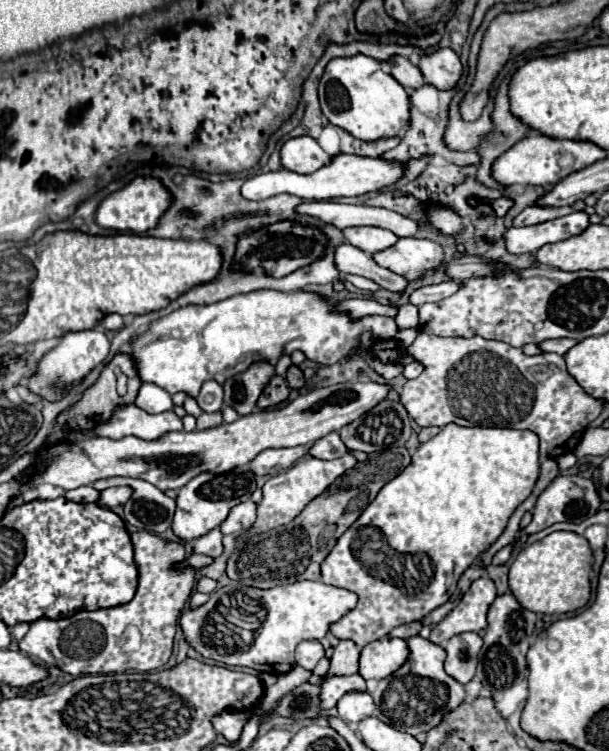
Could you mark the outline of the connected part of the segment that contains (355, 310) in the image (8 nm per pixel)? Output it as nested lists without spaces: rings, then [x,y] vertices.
[[[373,298],[343,300],[343,302],[339,302],[339,304],[337,304],[337,310],[339,310],[339,312],[349,312],[349,316],[351,316],[351,318],[373,316],[373,314],[395,318],[395,314],[397,314],[397,310],[395,310],[395,308],[385,306],[385,304],[379,304],[379,302],[377,302],[377,300],[373,300]]]

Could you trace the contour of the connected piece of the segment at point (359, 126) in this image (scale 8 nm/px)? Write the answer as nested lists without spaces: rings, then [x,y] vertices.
[[[363,54],[353,58],[335,58],[327,64],[319,80],[319,102],[323,116],[331,124],[365,142],[399,136],[411,122],[409,92],[391,74],[383,72],[381,62]]]

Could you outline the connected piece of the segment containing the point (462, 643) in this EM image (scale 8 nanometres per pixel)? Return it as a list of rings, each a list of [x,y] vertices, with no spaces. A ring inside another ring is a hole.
[[[463,632],[453,636],[443,644],[447,650],[445,670],[449,676],[453,676],[457,682],[467,684],[475,676],[477,668],[477,654],[483,646],[483,640],[475,632]]]

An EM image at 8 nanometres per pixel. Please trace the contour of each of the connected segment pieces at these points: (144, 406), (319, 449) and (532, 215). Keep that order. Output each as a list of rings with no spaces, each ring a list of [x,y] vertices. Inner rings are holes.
[[[143,384],[139,388],[135,406],[139,406],[141,410],[149,412],[149,414],[161,414],[167,410],[173,410],[173,400],[171,394],[155,384]]]
[[[331,432],[327,436],[323,436],[321,440],[317,440],[311,448],[309,448],[309,454],[313,458],[319,458],[319,460],[333,460],[333,458],[341,458],[347,454],[347,446],[341,442],[339,438],[339,432]]]
[[[527,206],[515,220],[513,226],[533,226],[539,222],[547,222],[547,220],[555,220],[559,216],[565,216],[569,212],[574,212],[573,208],[563,206],[563,208],[541,208],[541,206]]]

